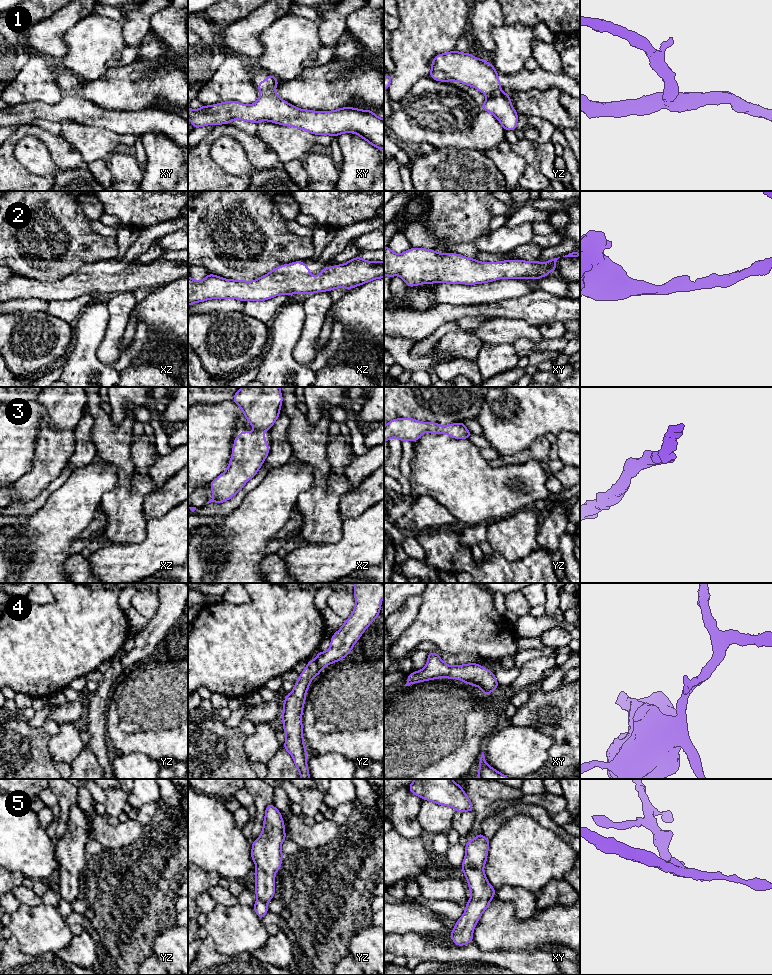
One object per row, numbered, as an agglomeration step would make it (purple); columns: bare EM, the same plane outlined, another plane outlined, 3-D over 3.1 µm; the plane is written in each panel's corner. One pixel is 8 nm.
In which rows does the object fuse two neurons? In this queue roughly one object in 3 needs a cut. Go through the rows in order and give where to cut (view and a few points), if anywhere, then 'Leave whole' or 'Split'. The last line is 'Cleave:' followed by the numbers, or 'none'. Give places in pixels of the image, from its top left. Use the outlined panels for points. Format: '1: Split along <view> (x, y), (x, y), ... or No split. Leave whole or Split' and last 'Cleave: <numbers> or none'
1: Split along xy (274, 90), (261, 92). Split
2: No split. Leave whole
3: No split. Leave whole
4: No split. Leave whole
5: No split. Leave whole
Cleave: 1

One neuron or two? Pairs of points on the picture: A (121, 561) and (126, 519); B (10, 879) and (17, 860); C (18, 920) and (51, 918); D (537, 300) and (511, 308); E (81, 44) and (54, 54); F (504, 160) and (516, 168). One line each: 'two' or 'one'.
A: two
B: two
C: one
D: one
E: two
F: one

